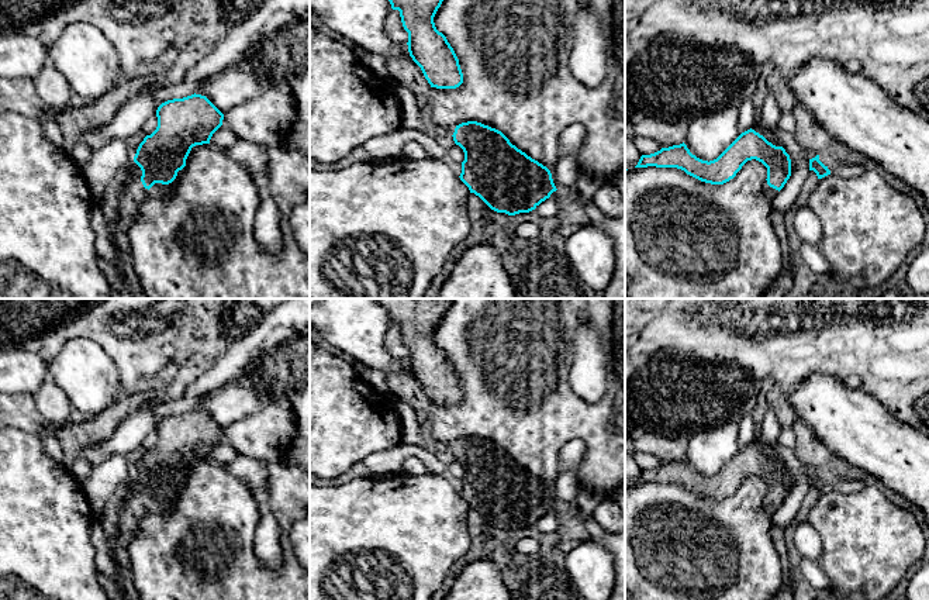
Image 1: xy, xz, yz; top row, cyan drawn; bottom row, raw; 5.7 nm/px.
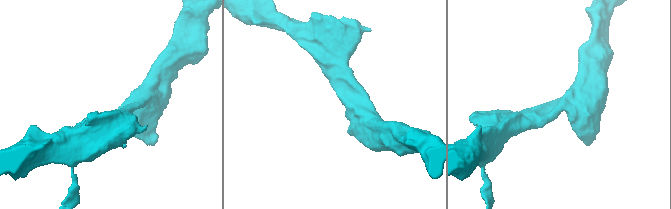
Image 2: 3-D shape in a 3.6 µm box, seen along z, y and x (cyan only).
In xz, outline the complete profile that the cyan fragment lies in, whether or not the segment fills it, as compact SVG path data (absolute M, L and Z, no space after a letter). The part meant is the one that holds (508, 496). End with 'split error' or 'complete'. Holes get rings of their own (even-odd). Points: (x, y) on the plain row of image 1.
M477 437L445 442L464 468L460 496L491 525L515 531L535 525L556 507L550 486L510 458L498 445Z | split error

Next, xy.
M196 408L162 418L156 432L156 445L144 454L134 472L142 492L122 507L118 538L113 549L118 577L128 600L141 600L127 552L129 539L139 530L139 518L149 510L166 508L168 500L186 482L191 463L210 459L224 435L224 430L206 411Z | split error

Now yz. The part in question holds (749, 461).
M754 445L742 448L716 475L702 476L687 461L673 461L642 470L635 483L677 483L687 490L711 500L723 500L733 494L742 482L756 475L767 483L764 511L770 518L791 492L791 475L783 462L776 462Z | split error

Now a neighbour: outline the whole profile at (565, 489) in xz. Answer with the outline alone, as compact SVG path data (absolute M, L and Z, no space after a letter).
M573 441L560 449L560 473L550 486L557 506L569 507L574 504L579 493L576 469L586 456L587 446L583 441Z

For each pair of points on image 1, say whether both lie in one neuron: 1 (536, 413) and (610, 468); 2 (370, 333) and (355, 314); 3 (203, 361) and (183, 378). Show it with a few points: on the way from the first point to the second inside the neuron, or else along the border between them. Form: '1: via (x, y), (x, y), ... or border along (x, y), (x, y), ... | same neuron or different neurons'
1: via (558, 416), (572, 419), (600, 447) | same neuron
2: via (366, 328), (356, 319) | same neuron
3: via (199, 362), (187, 373) | same neuron

